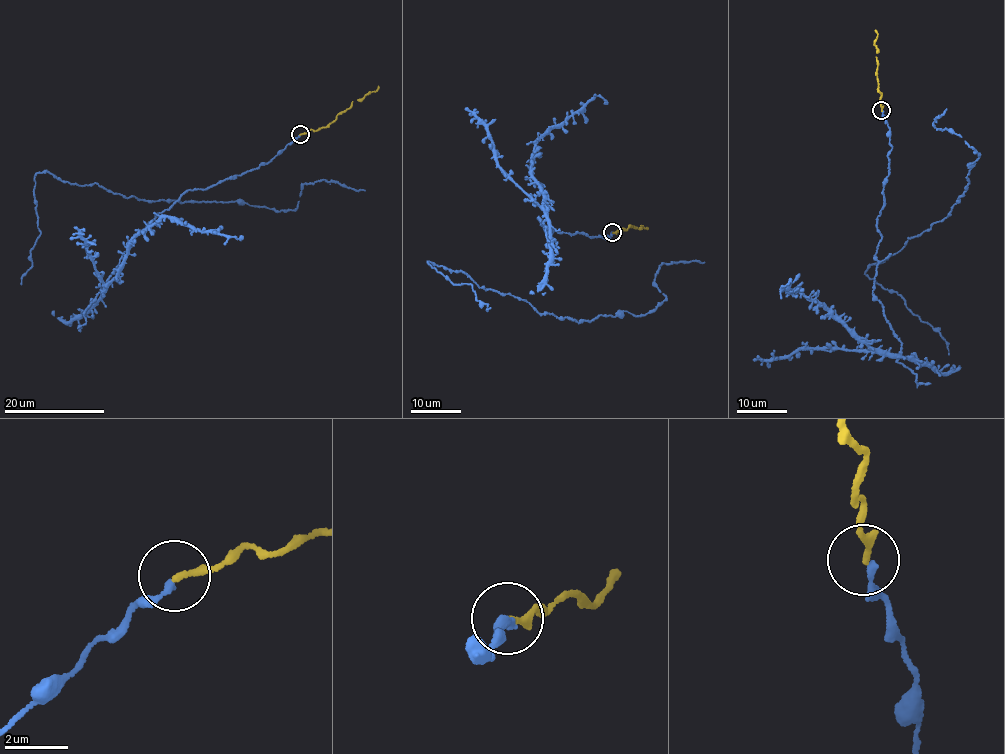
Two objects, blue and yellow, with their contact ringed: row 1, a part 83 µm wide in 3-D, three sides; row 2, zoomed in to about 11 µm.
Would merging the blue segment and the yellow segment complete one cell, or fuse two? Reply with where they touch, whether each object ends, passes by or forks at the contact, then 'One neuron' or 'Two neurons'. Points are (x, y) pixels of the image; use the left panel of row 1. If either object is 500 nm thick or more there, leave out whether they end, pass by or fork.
Place: (300, 134). At the ring blue ends. At the ring yellow ends. One neuron

